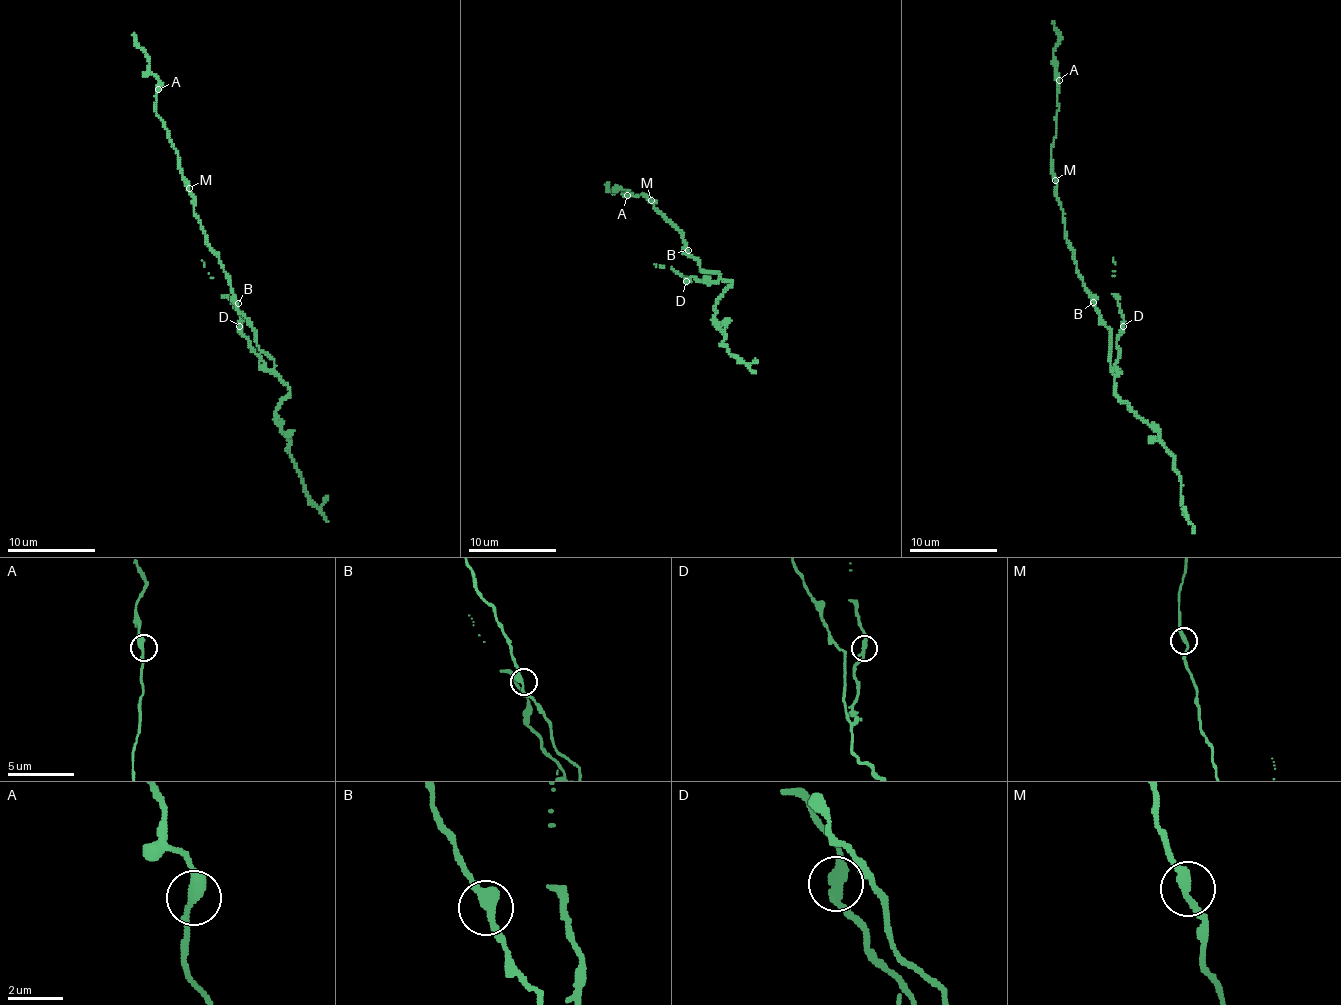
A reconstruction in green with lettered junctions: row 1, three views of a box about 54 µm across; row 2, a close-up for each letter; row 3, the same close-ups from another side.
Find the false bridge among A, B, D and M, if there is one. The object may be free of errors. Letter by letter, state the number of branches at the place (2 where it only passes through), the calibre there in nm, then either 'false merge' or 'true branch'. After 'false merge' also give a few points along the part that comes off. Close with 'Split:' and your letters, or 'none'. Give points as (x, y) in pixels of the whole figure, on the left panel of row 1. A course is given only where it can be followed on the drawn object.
A: branches 2; calibre 360 nm; true branch
B: branches 2; calibre 360 nm; true branch
D: branches 2; calibre 320 nm; false merge
M: branches 2; calibre 280 nm; true branch
Split: D

